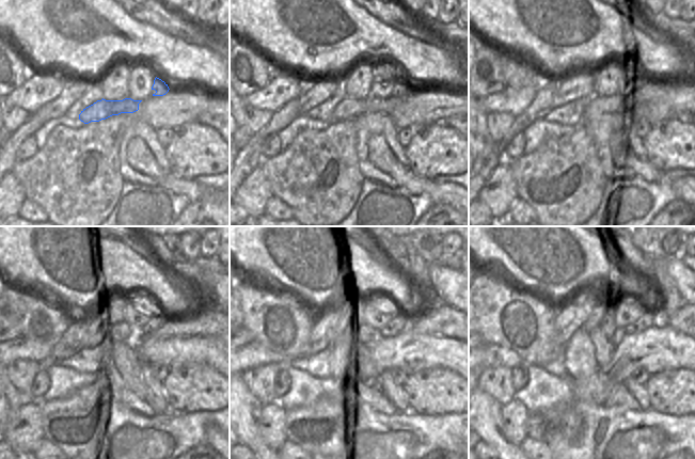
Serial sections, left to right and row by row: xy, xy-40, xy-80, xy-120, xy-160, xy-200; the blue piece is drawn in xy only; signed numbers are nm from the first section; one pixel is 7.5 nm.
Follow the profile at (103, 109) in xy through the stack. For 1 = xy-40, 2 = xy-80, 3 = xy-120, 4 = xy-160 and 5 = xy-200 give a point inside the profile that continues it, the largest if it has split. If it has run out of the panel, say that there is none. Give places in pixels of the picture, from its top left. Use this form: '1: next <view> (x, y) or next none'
1: next xy-40 (348, 108)
2: next xy-80 (633, 106)
3: next xy-120 (207, 323)
4: next xy-160 (440, 319)
5: next xy-200 (685, 320)

